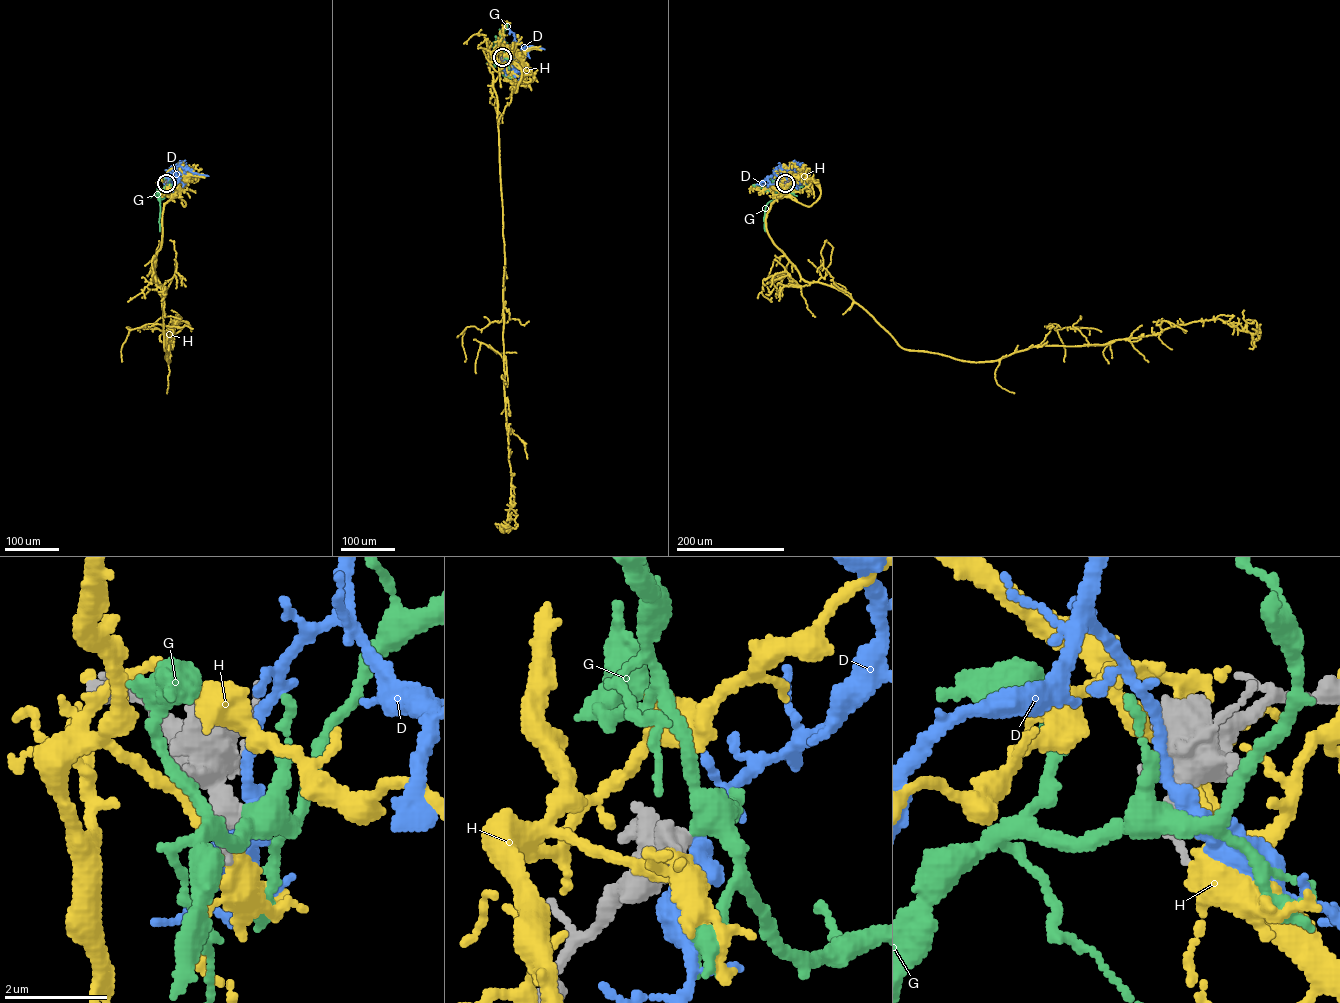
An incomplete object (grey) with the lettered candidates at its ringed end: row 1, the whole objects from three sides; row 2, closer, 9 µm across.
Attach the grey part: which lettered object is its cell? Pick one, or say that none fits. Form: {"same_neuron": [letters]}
{"same_neuron": ["G"]}

